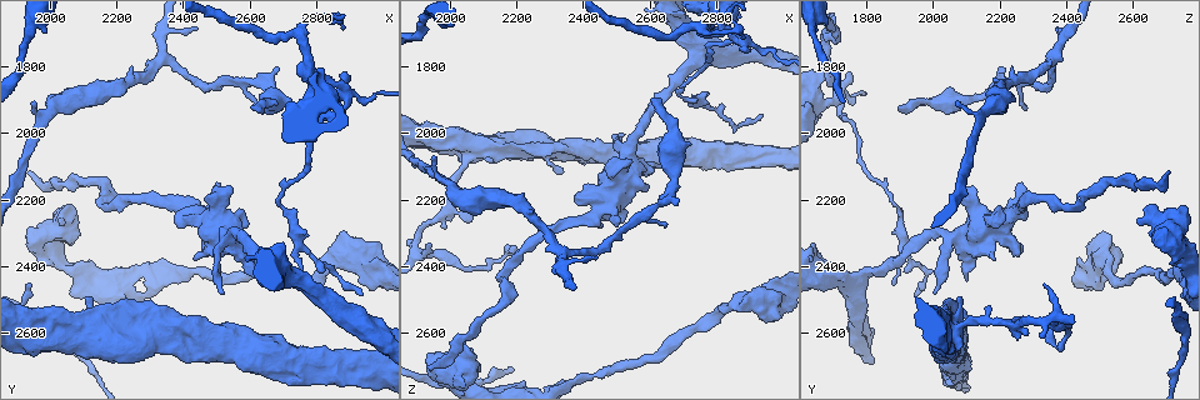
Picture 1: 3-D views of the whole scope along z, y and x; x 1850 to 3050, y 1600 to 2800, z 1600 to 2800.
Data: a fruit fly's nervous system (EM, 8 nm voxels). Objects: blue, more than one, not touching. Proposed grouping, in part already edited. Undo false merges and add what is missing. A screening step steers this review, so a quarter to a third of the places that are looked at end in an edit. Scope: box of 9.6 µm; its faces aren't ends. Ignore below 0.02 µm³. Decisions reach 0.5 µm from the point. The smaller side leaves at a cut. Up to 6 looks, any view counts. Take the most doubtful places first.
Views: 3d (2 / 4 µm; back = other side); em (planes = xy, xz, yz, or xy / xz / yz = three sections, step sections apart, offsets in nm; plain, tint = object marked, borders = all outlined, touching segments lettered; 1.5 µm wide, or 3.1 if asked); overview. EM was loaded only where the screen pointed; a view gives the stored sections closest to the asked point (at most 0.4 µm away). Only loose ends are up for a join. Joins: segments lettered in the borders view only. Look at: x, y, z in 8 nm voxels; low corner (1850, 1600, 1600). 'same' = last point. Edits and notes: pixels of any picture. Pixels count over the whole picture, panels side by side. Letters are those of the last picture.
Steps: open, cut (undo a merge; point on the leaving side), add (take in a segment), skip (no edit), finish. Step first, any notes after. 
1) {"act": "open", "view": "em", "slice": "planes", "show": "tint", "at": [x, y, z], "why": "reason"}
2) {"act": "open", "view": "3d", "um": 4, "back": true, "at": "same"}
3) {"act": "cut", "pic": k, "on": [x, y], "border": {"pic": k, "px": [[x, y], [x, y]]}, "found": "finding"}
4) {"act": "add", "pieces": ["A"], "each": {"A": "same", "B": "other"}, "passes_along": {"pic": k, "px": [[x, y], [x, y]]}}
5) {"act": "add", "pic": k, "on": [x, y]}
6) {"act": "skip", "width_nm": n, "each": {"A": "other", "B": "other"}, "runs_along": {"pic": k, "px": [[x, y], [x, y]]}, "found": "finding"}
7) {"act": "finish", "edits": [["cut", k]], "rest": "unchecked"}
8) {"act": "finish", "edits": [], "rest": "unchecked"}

{"act": "open", "view": "em", "slice": "planes", "show": "borders", "at": [2030, 2260, 2610], "why": "branch stops here"}

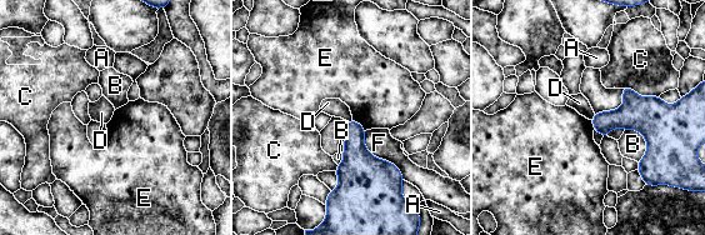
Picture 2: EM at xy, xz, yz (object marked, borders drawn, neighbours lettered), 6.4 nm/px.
{"act": "skip", "each": {"A": "other", "B": "other", "C": "other", "D": "other", "E": "other", "F": "other"}, "found": "no lettered segment goes on from it"}

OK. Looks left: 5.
{"act": "open", "view": "em", "um": 3.1, "slice": "yz", "step": 8, "show": "borders", "at": [2660, 1900, 2000], "why": "calibre changes"}

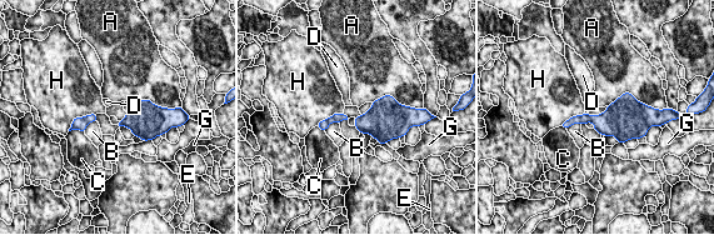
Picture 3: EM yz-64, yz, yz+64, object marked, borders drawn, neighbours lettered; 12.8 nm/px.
{"act": "skip", "each": {"A": "other", "B": "other", "C": "other", "D": "other", "E": "other", "G": "other", "H": "other"}, "border": {"pic": 3, "px": [[126, 113], [119, 121]]}, "found": "continuous, no second cell"}

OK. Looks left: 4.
{"act": "open", "view": "3d", "um": 4, "at": [2430, 2380, 2170], "why": "branch stops here"}

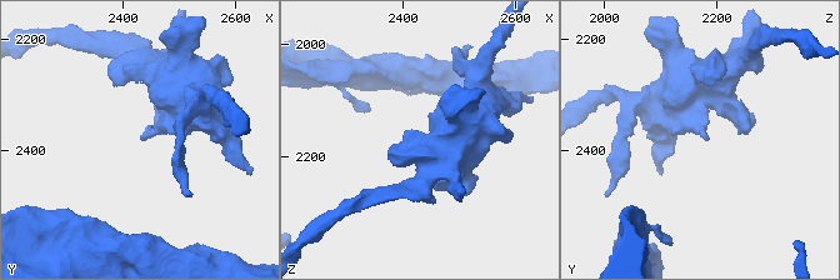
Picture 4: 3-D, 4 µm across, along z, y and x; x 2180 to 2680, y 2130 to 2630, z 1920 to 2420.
{"act": "open", "view": "em", "slice": "xz", "step": 8, "show": "plain", "at": [2435, 2380, 2175], "why": "now the EM"}

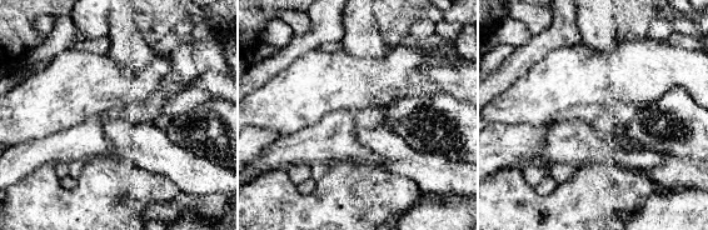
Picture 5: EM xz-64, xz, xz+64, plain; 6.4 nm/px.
{"act": "open", "view": "em", "slice": "xz", "step": 8, "show": "borders", "at": "same", "why": "see the neighbours"}

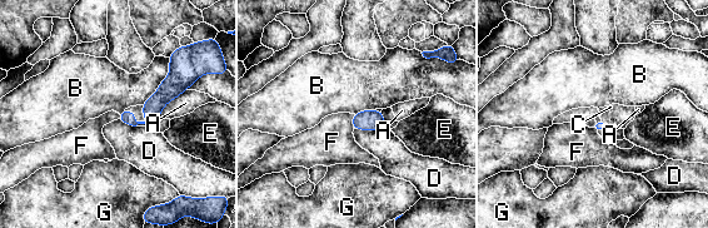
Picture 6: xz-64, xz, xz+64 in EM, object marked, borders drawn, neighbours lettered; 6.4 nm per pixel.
{"act": "skip", "longest_contact_nm": ["B", 360], "each": {"A": "other", "B": "other", "C": "other", "D": "other", "E": "other", "F": "other", "G": "other"}, "found": "no lettered segment goes on from it"}

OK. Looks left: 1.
{"act": "finish", "edits": [], "rest": "unchecked"}

